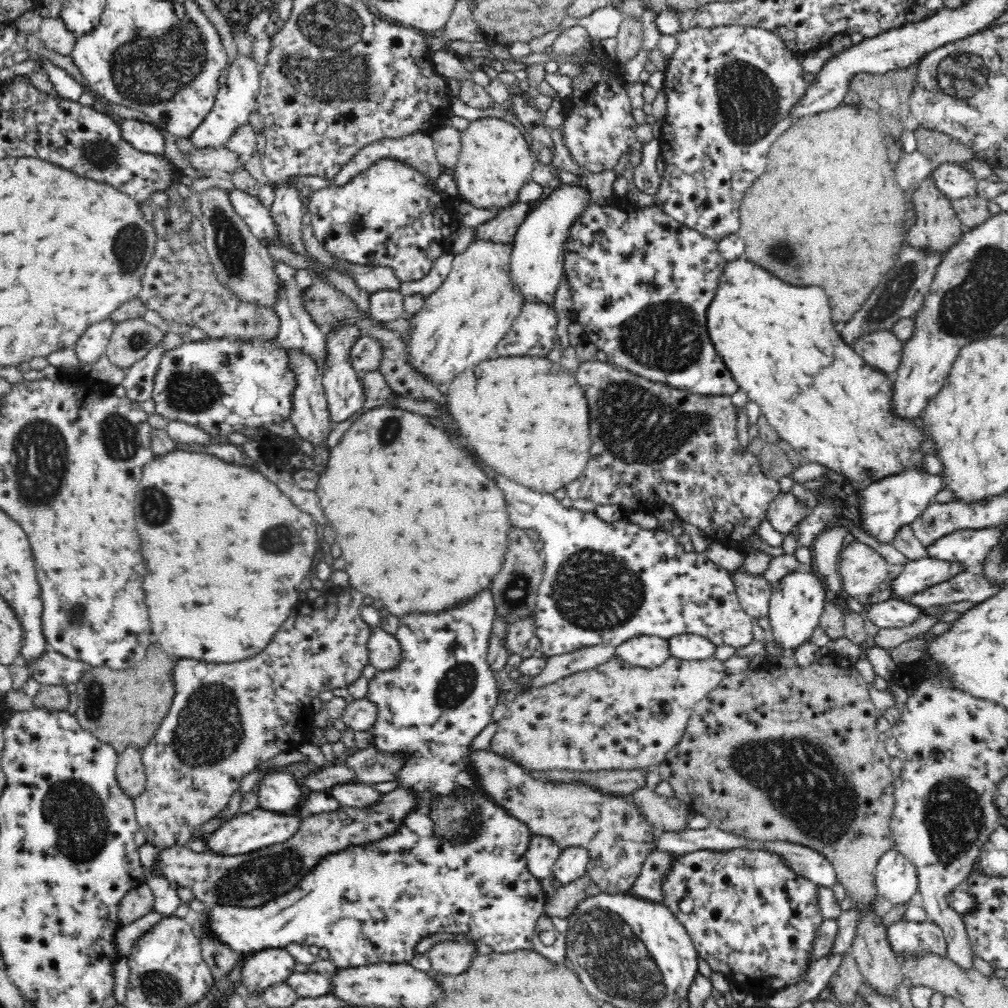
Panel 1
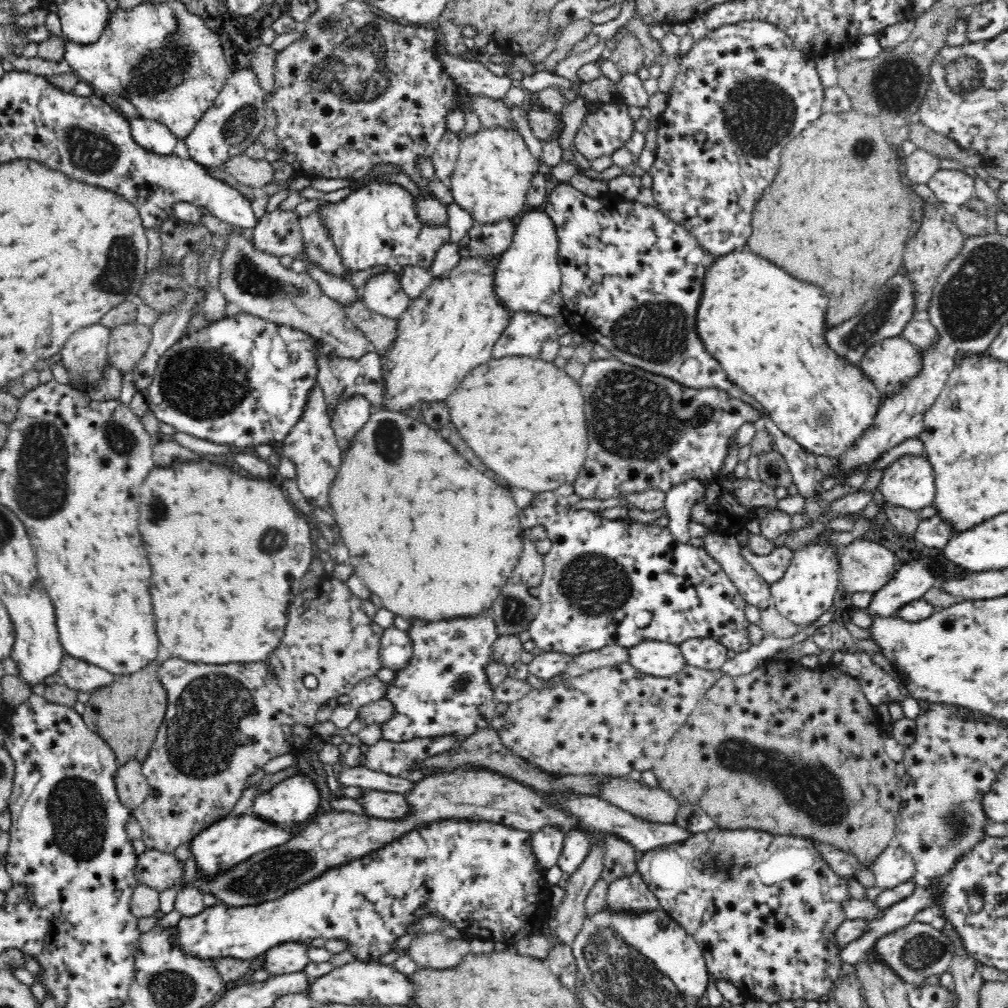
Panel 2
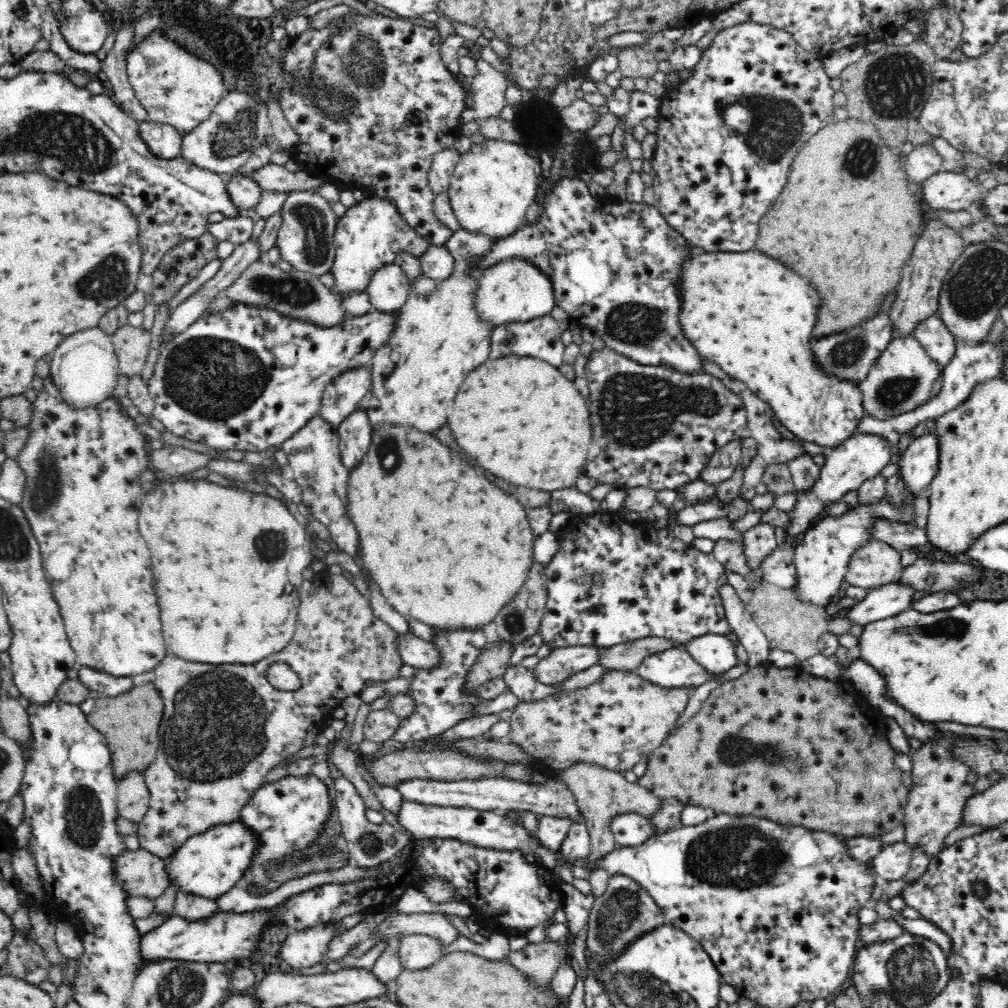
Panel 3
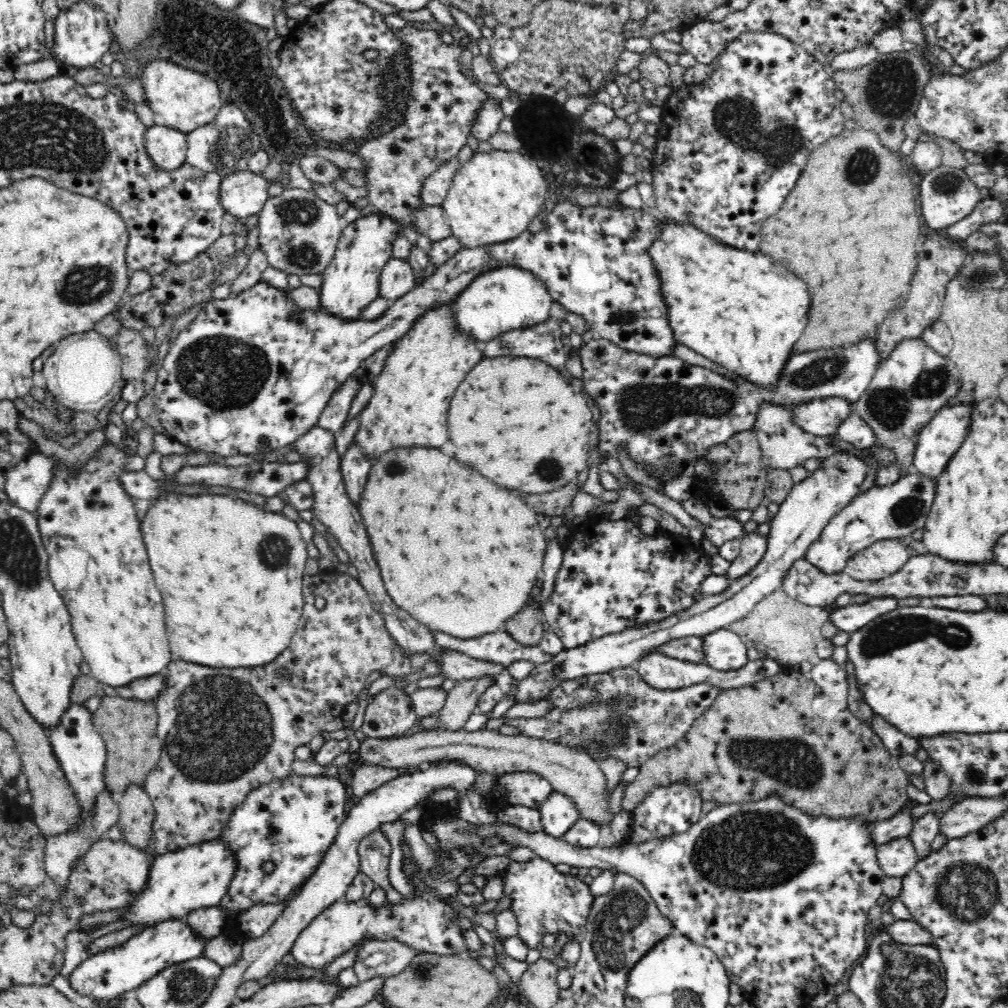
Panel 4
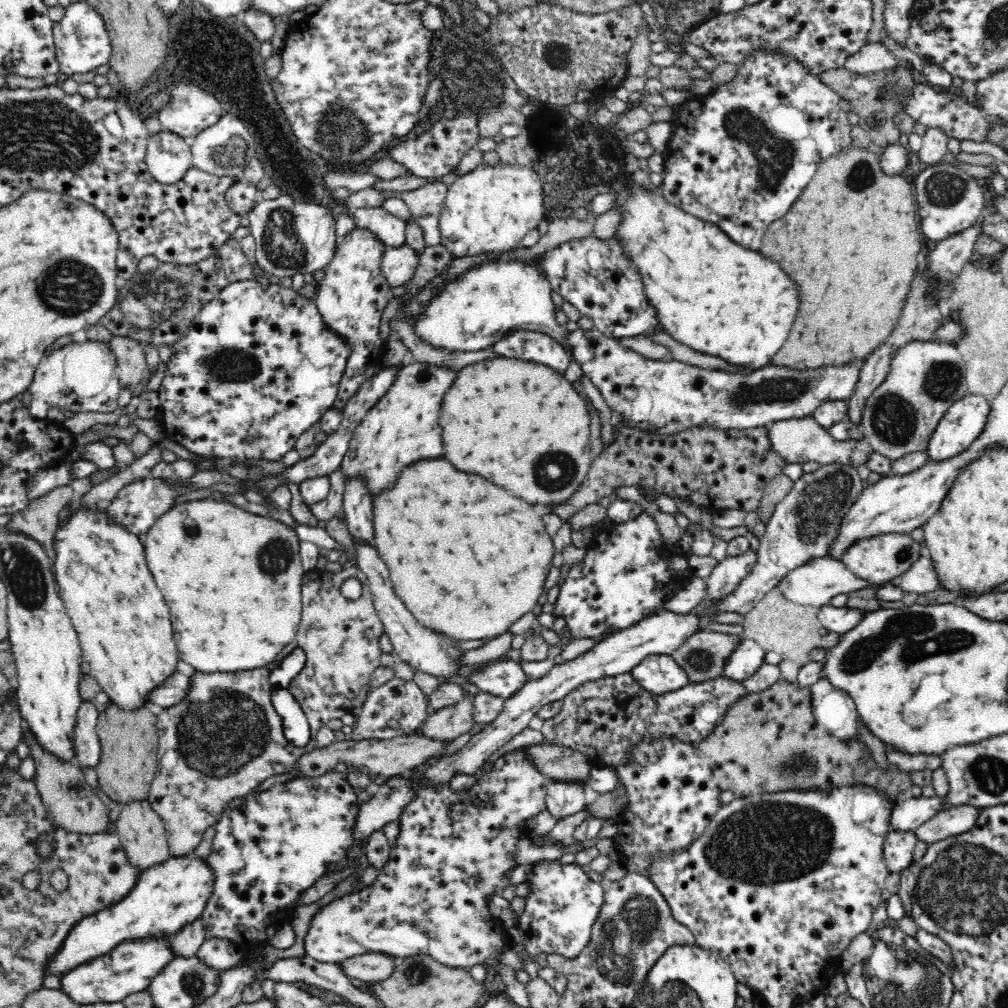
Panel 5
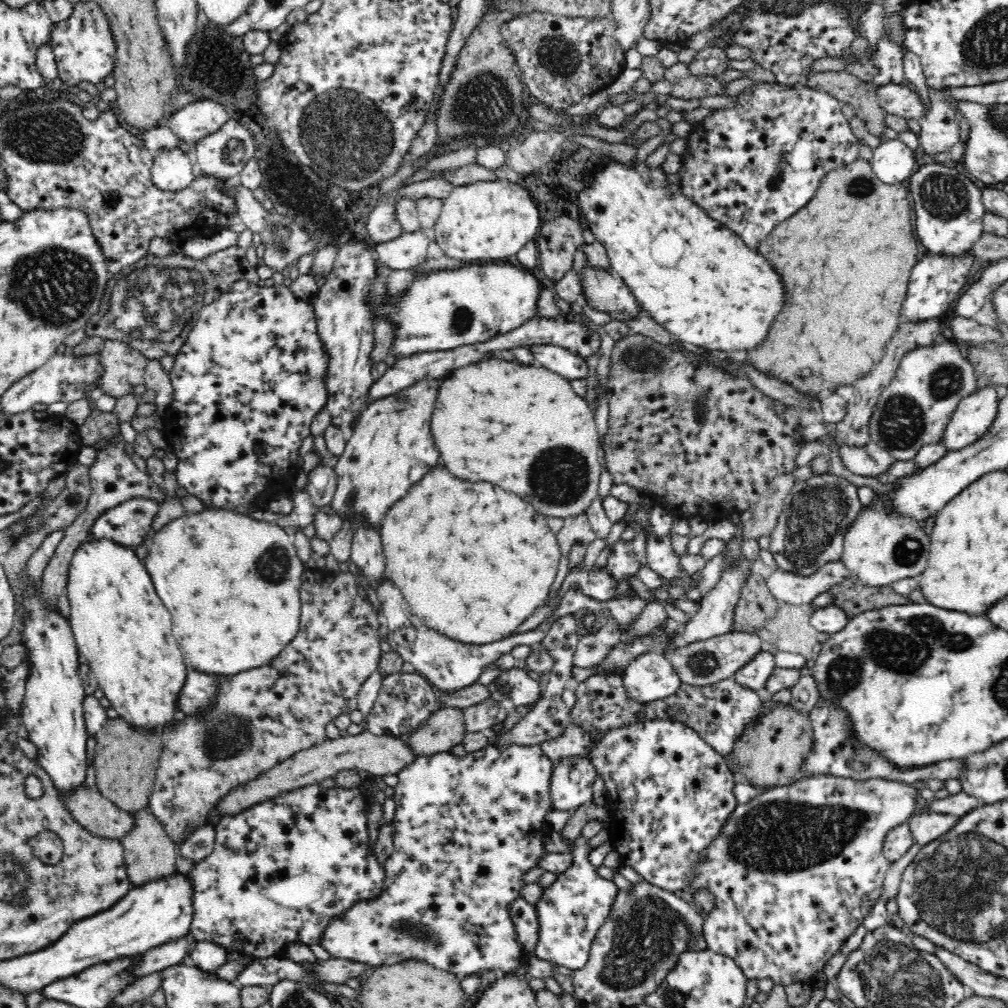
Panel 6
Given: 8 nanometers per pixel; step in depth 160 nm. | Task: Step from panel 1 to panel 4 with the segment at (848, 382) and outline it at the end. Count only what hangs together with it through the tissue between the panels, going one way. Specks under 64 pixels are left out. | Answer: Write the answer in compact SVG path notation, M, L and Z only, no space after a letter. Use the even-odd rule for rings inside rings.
M666 220L662 223L661 235L651 244L649 253L662 281L662 295L674 339L758 387L777 387L794 344L808 322L810 292L804 280L772 256L760 254L760 250L750 252L727 247L694 225L676 225ZM832 396L799 402L788 410L802 431L828 438L836 436L840 424L851 416L851 403L841 396Z

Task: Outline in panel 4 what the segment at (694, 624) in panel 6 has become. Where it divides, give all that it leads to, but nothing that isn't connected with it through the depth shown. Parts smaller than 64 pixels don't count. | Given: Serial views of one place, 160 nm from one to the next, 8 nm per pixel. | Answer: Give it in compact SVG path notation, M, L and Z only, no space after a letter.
M758 531L743 534L739 556L731 562L727 573L731 581L736 581L741 576L748 574L764 558L768 550L767 538L768 536Z

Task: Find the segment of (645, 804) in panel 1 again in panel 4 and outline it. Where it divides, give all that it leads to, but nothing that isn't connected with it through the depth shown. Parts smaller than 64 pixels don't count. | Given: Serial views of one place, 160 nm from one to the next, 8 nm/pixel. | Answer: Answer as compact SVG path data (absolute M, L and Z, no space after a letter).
M442 728L421 731L407 737L396 737L391 739L366 738L360 745L360 748L355 756L356 762L365 764L380 765L388 768L414 768L419 769L430 763L439 761L456 761L458 763L470 766L477 774L486 773L494 778L505 773L514 772L534 772L539 776L549 780L553 791L566 796L572 800L572 803L578 809L578 814L582 820L586 820L595 826L611 827L614 815L609 807L609 800L612 793L608 793L609 787L606 776L603 774L599 760L592 759L591 756L582 751L576 751L564 745L548 742L544 739L530 738L524 735L502 735L495 729L481 728L476 731L460 730L444 730Z

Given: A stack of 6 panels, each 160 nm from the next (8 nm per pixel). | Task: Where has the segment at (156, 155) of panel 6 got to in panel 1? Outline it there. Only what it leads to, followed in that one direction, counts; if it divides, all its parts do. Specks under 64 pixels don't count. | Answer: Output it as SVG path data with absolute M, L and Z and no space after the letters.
M119 119L119 127L122 139L130 143L136 150L153 155L163 154L166 140L152 122Z

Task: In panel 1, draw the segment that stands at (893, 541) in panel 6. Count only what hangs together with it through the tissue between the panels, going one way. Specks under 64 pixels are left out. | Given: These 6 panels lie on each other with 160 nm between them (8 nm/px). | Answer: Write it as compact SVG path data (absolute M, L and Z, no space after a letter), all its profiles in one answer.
M854 540L840 551L838 574L849 596L872 594L889 581L888 564L870 546Z

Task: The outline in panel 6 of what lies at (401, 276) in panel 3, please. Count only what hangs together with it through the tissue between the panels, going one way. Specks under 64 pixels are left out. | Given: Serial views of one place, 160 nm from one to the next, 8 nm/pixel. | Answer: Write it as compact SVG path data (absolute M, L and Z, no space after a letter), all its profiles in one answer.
M427 230L403 232L398 238L375 243L374 254L388 270L414 269L427 260L431 240Z

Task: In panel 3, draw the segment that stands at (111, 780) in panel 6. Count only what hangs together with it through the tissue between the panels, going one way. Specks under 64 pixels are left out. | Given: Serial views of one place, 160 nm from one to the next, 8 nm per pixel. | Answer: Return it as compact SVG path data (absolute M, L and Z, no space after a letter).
M151 681L134 685L118 696L99 696L94 700L93 710L87 714L90 724L106 737L107 747L112 754L114 775L118 780L132 770L145 771L156 757L158 750L158 726L164 714L162 698Z

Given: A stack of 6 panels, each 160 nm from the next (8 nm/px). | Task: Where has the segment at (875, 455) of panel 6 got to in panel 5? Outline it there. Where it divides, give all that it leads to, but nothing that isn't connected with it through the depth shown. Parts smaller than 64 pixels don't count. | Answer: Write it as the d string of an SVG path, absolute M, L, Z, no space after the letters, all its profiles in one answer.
M803 417L789 420L777 421L766 425L766 433L770 445L778 456L782 457L784 464L802 464L805 462L818 462L818 464L849 464L864 472L864 462L874 450L870 447L867 440L861 441L836 440L828 430L820 427L812 417Z

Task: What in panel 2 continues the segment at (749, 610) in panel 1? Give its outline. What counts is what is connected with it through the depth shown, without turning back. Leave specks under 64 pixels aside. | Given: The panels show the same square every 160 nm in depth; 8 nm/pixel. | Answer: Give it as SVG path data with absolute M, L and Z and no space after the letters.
M709 531L702 536L702 542L702 548L712 559L721 564L744 602L760 611L766 610L771 598L770 584L741 556L735 535Z

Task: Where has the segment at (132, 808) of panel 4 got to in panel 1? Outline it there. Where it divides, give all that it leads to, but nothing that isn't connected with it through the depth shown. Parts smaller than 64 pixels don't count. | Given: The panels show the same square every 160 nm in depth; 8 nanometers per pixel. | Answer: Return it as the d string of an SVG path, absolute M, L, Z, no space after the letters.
M130 745L119 753L116 778L120 788L132 800L145 792L146 776L141 758L141 749L136 748L135 745Z

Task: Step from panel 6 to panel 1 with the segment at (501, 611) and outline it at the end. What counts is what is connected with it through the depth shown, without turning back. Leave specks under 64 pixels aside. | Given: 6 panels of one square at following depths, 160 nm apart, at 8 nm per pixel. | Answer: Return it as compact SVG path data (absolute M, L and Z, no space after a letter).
M375 407L358 416L343 433L338 444L330 451L328 461L322 472L317 473L315 487L316 498L323 514L335 532L335 542L342 549L342 557L346 561L345 572L348 573L347 587L361 592L363 596L371 596L382 600L384 613L392 613L402 617L410 612L440 612L446 608L454 607L458 602L468 600L470 596L482 592L491 586L494 574L500 570L502 559L506 555L506 536L508 528L512 525L506 511L506 500L500 488L484 474L472 466L470 458L444 434L440 428L426 422L422 415L401 410L400 408Z

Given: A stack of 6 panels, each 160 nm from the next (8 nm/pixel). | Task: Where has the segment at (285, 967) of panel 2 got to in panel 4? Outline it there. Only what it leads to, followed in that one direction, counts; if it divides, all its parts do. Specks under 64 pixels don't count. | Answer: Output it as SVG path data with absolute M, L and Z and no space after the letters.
M435 818L430 823L434 835L438 839L442 848L448 848L451 858L446 859L442 863L444 876L432 879L426 873L417 872L422 878L422 882L428 886L426 892L416 890L416 900L402 899L402 902L394 908L389 908L388 903L383 908L375 910L366 906L358 906L358 904L345 904L343 902L333 903L329 908L323 910L294 940L290 952L295 959L295 963L303 964L310 968L324 968L331 962L334 962L338 956L342 956L344 952L348 952L354 944L358 944L364 936L371 939L396 939L405 942L408 946L420 950L422 953L434 953L442 956L466 955L464 950L469 948L464 943L462 937L462 929L454 923L454 916L459 917L448 904L445 904L441 897L456 898L459 884L457 878L468 868L474 868L480 859L474 859L471 863L460 853L458 846L482 846L481 838L467 834L467 829L471 826L468 822L454 820L452 824L445 824L443 820Z

